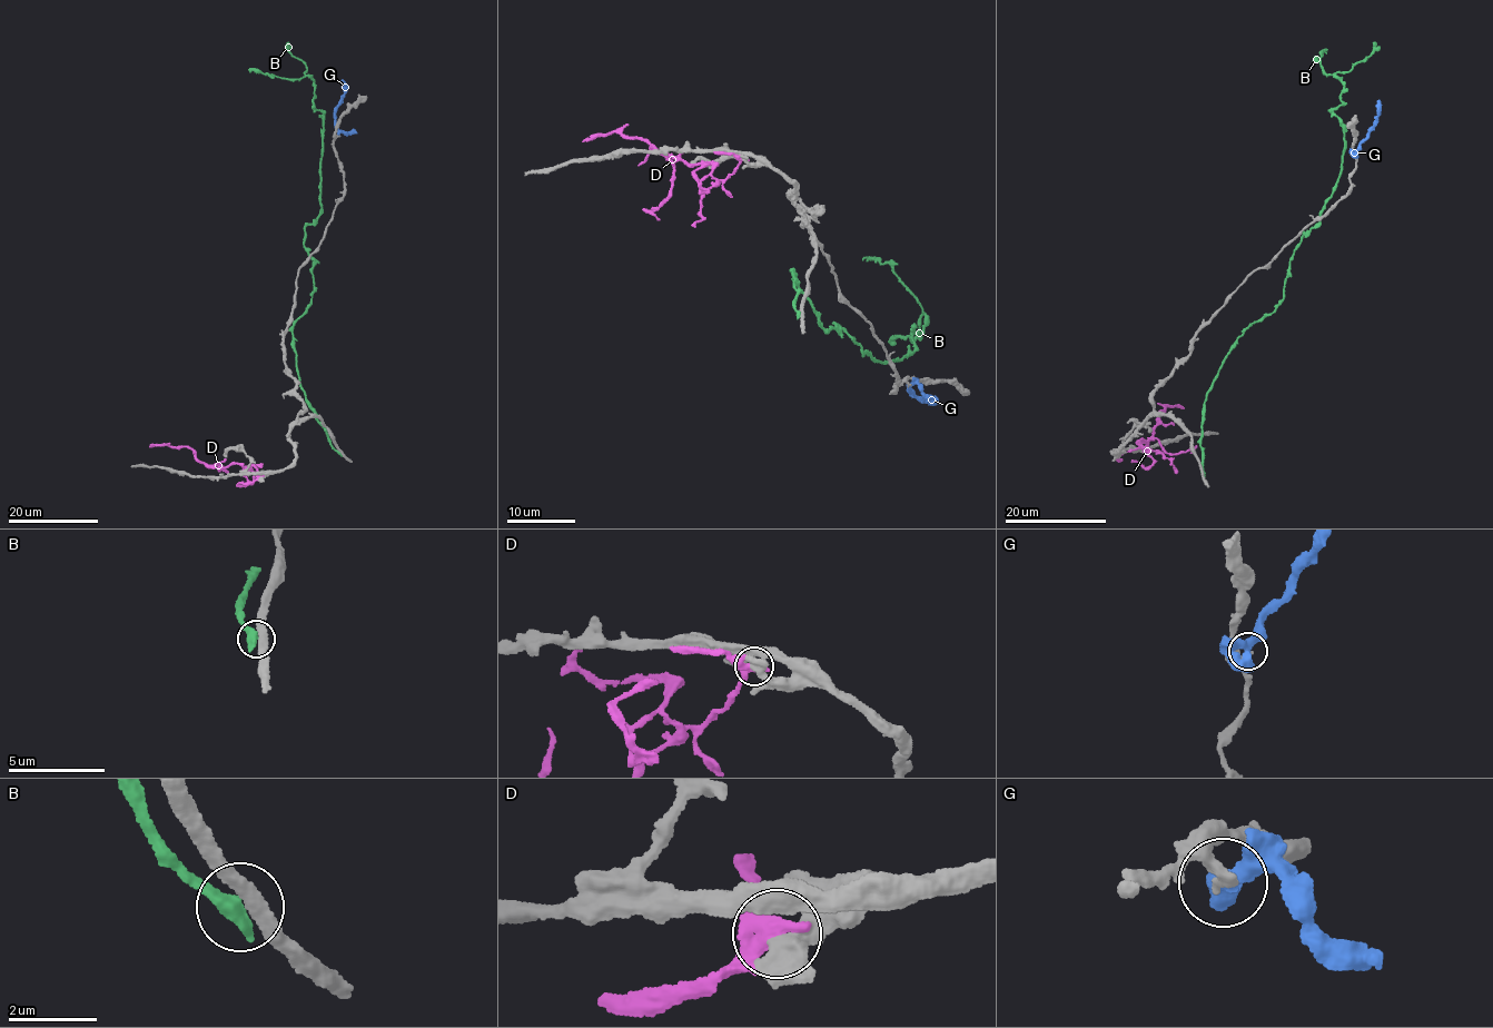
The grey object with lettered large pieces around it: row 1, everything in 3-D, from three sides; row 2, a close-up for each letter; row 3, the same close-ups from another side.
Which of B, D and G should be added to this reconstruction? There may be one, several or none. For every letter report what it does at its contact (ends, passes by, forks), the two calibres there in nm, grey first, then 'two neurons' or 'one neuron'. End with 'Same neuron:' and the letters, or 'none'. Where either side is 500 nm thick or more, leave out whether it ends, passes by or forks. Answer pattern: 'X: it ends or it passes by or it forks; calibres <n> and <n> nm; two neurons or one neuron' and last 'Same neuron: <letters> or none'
B: calibres 360 and 500 nm; two neurons
D: it forks; calibres 400 and 320 nm; two neurons
G: it passes by; calibres 220 and 400 nm; two neurons
Same neuron: none

